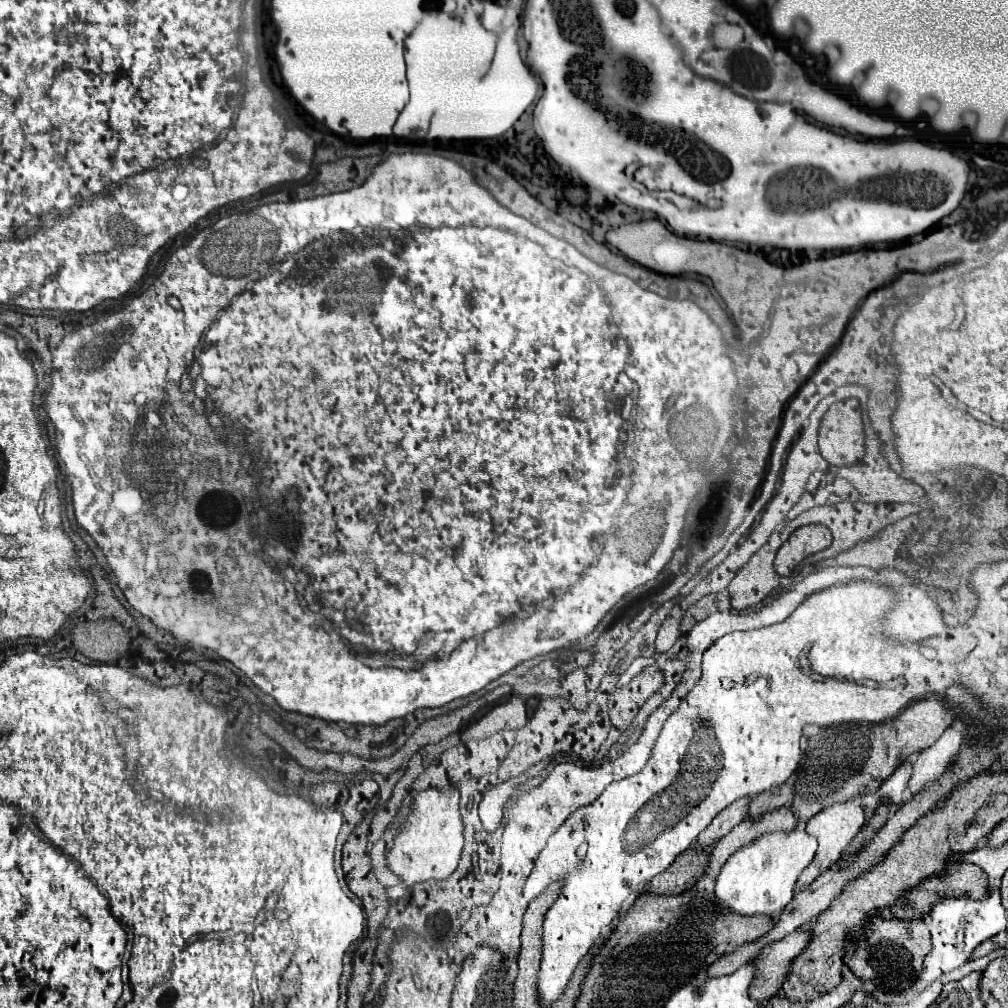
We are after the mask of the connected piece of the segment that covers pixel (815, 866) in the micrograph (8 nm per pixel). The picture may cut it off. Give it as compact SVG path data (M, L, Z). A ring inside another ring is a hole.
M850 798L848 802L840 802L832 808L826 808L826 810L820 810L820 814L812 816L806 824L806 832L808 834L814 834L818 838L818 850L816 850L816 856L814 860L808 864L808 868L804 868L804 872L800 874L798 878L798 886L806 888L810 886L816 876L820 876L824 870L828 870L838 858L840 854L848 848L848 844L852 842L852 838L858 834L858 830L862 828L864 824L864 810L862 810L862 798Z

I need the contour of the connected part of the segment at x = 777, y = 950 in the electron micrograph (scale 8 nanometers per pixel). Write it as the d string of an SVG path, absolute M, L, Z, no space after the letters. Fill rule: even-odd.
M796 930L786 938L764 946L762 952L752 960L752 964L756 966L756 978L748 988L748 996L760 1004L776 996L782 988L792 960L808 946L808 942L810 930Z

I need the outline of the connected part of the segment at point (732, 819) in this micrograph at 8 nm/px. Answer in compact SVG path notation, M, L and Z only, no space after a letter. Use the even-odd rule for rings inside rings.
M740 798L732 806L726 806L714 818L714 822L698 836L698 844L704 848L714 846L724 834L728 834L736 824L740 824L748 816L748 804L750 804L750 798Z

